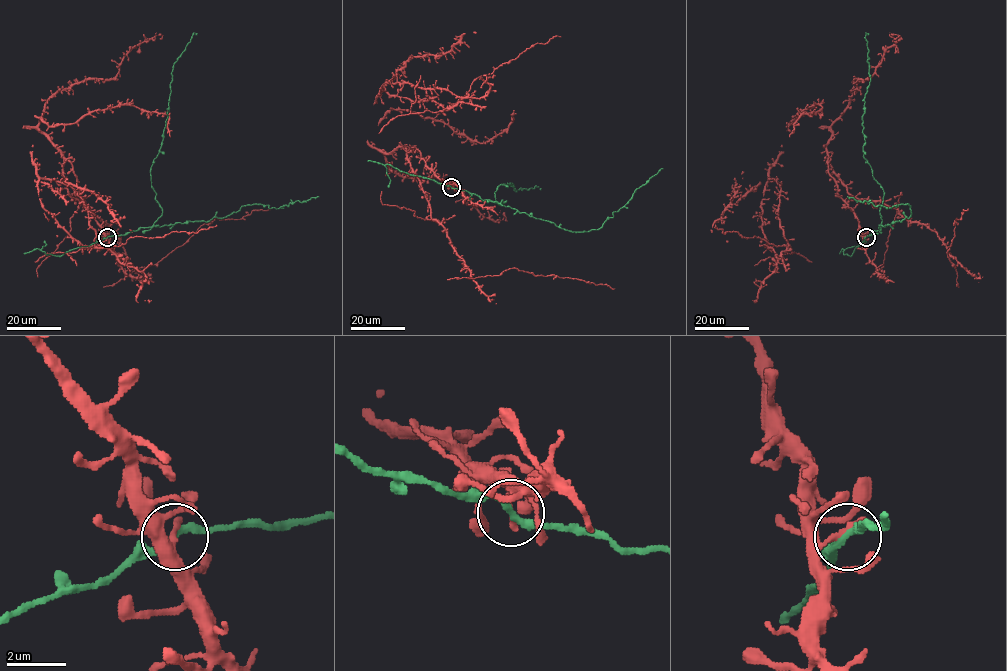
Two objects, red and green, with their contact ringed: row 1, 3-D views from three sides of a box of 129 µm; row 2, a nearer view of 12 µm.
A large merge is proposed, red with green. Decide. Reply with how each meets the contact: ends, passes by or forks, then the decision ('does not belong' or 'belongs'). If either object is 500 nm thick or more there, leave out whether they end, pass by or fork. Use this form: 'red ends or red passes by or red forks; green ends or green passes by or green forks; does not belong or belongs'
red ends; green passes by; belongs

